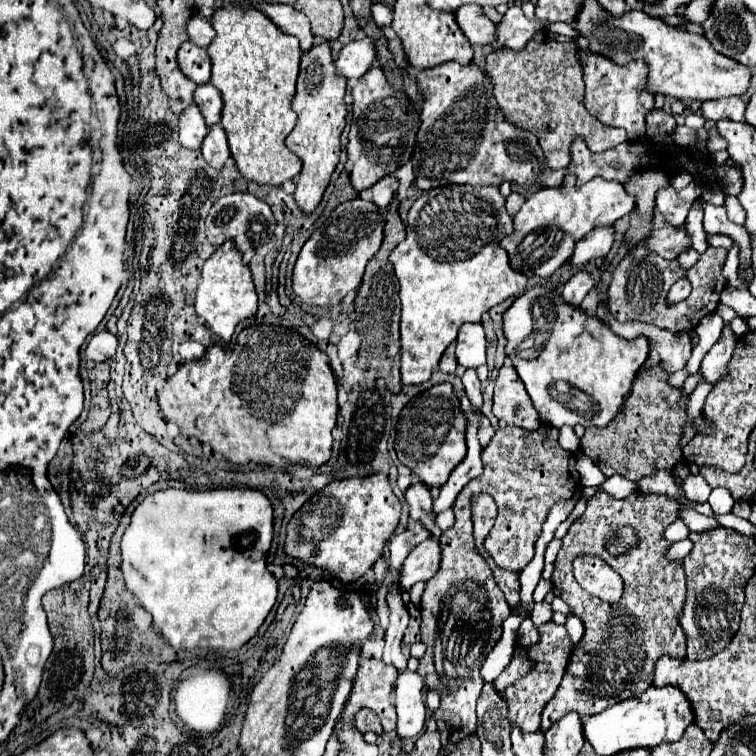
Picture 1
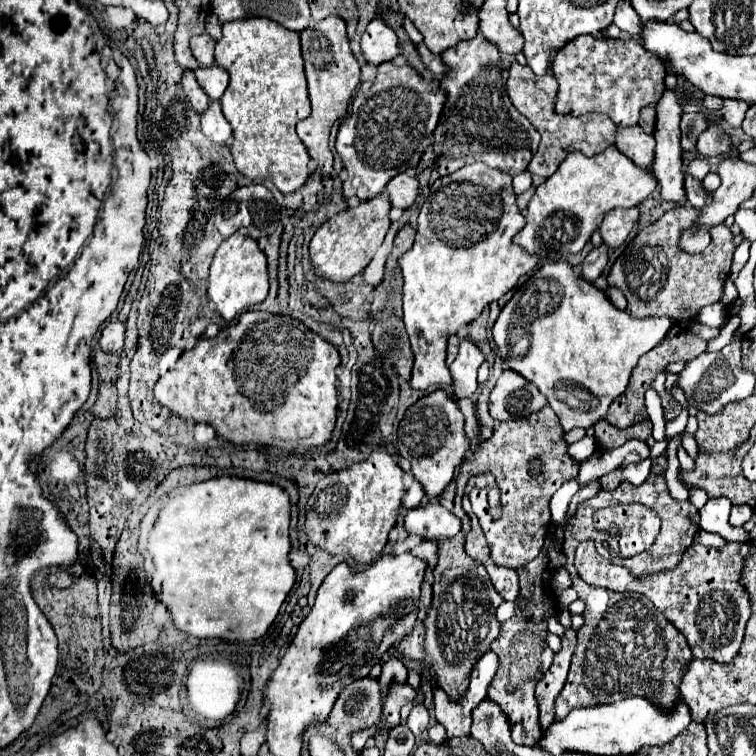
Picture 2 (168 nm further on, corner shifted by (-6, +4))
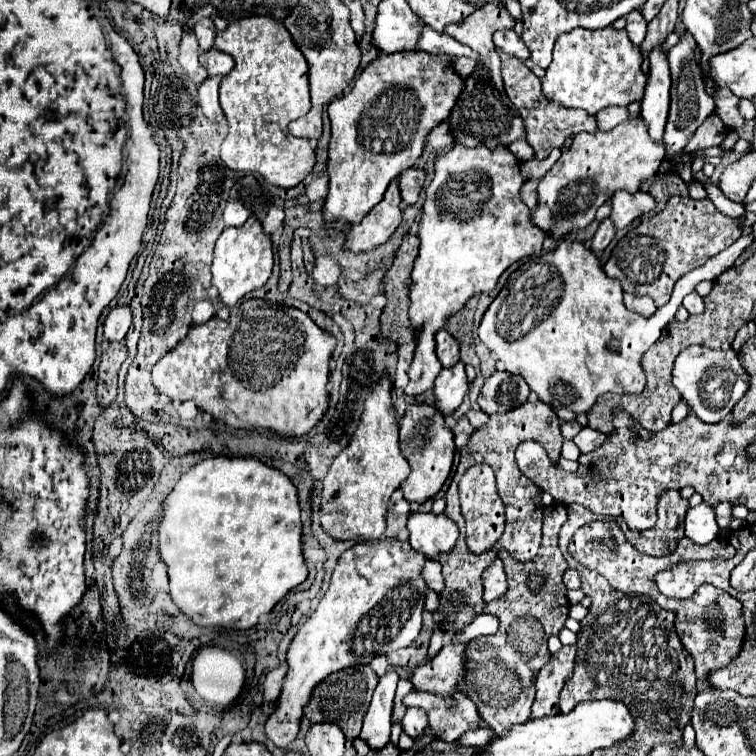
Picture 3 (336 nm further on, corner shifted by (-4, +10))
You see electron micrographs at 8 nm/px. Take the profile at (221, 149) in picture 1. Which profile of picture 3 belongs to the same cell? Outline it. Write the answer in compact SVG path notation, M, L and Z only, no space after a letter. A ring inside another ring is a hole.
M208 77L198 87L200 107L206 115L206 119L212 121L212 123L222 123L224 121L224 113L222 113L220 103L218 103L218 85L220 85L220 77Z

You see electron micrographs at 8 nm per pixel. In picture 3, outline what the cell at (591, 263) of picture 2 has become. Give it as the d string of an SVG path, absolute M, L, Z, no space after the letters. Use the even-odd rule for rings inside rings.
M604 219L604 221L600 223L596 235L594 235L592 241L590 241L590 249L592 249L596 255L600 255L600 253L608 247L608 243L612 241L614 233L616 233L616 231L614 231L614 227L612 227L612 221L610 221L610 219Z

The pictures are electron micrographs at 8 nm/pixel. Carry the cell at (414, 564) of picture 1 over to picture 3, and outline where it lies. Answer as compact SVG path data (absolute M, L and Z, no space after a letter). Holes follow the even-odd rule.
M398 539L358 543L340 555L328 591L288 647L284 687L266 721L266 735L276 747L286 749L296 739L304 705L320 681L344 667L366 665L376 655L406 647L416 639L428 589L420 575L422 565L422 553L414 551L408 541Z

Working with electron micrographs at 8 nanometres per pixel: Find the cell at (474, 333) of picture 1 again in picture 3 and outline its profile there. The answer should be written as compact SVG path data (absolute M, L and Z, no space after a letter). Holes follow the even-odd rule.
M462 361L450 369L440 371L434 383L434 397L436 397L436 407L446 417L460 407L466 393L468 393L468 377Z

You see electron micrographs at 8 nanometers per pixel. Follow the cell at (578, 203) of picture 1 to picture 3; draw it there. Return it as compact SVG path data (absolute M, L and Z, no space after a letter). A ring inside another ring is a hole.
M630 117L626 123L616 125L612 131L578 133L562 157L540 179L536 189L538 205L532 211L532 223L548 237L560 241L566 233L586 229L594 221L594 213L618 189L636 193L640 185L658 173L664 159L664 145L656 145L642 119Z

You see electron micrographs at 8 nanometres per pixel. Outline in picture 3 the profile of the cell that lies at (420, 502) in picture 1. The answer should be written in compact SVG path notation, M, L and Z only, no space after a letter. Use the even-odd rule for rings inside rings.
M412 513L408 531L410 545L430 559L452 549L458 539L458 525L446 513Z

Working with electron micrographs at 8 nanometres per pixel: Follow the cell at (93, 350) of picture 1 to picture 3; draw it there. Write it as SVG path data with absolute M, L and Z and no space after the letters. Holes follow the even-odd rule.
M114 307L104 321L106 341L122 341L130 327L130 321L132 321L130 307Z

